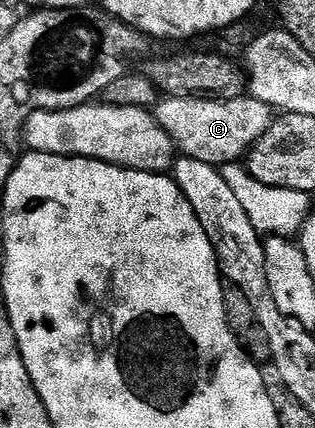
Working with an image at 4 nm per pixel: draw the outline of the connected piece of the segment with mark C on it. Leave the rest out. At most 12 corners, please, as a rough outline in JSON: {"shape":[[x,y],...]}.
{"shape":[[165,97],[180,156],[240,162],[275,120],[267,103]]}

